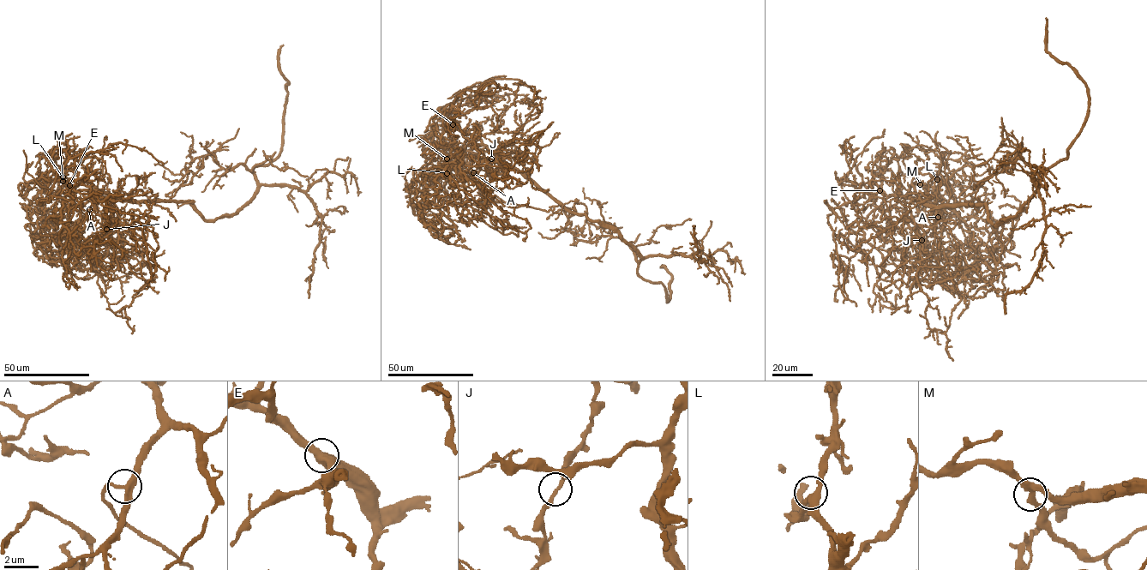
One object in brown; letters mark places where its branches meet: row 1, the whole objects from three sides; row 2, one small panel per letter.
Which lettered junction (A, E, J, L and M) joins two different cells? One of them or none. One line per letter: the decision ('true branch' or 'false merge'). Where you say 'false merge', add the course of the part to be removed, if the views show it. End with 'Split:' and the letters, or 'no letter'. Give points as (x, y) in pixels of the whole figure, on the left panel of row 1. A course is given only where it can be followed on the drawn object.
A: true branch
E: true branch
J: false merge | (106, 229), (99, 241), (88, 221), (92, 199), (168, 200), (203, 167), (202, 158), (232, 139), (239, 128)
L: true branch
M: true branch
Split: J

